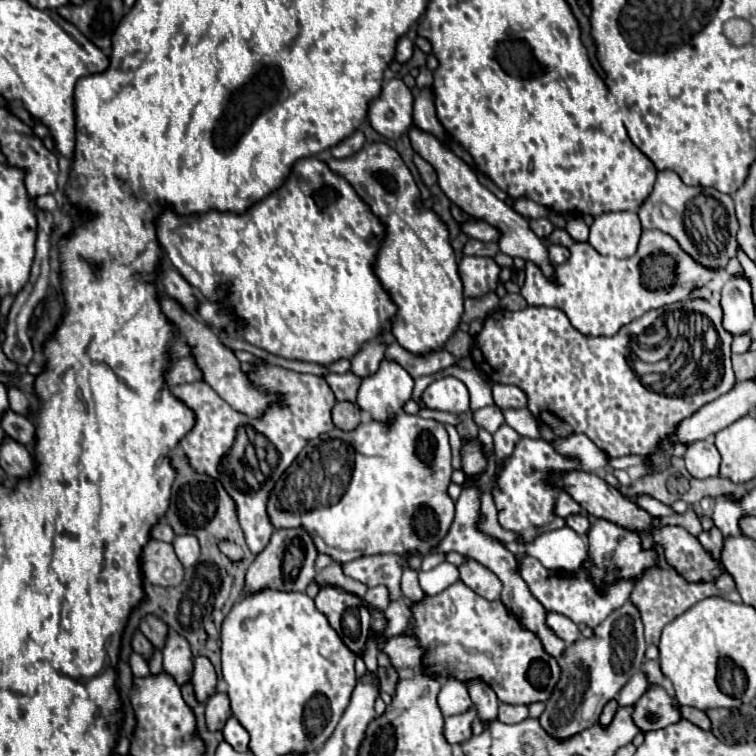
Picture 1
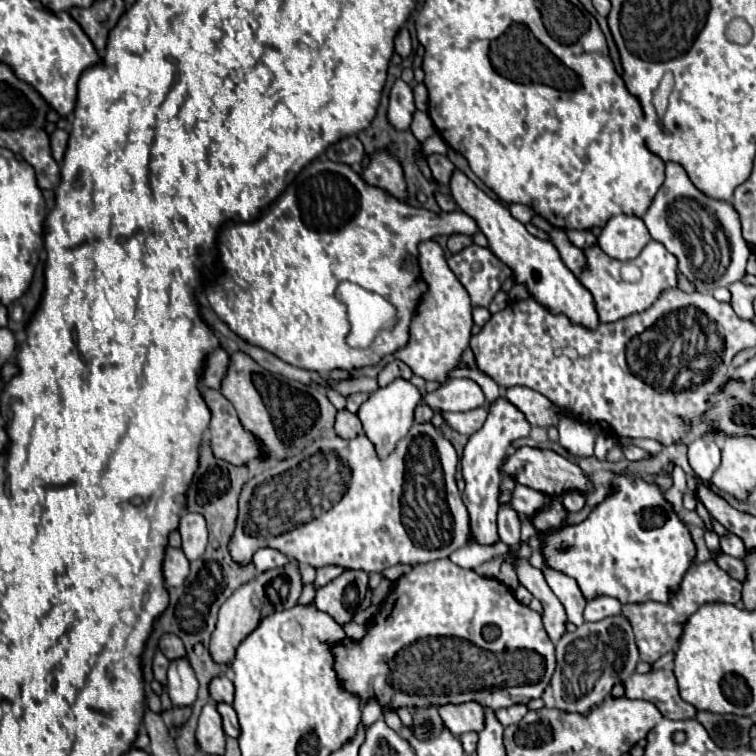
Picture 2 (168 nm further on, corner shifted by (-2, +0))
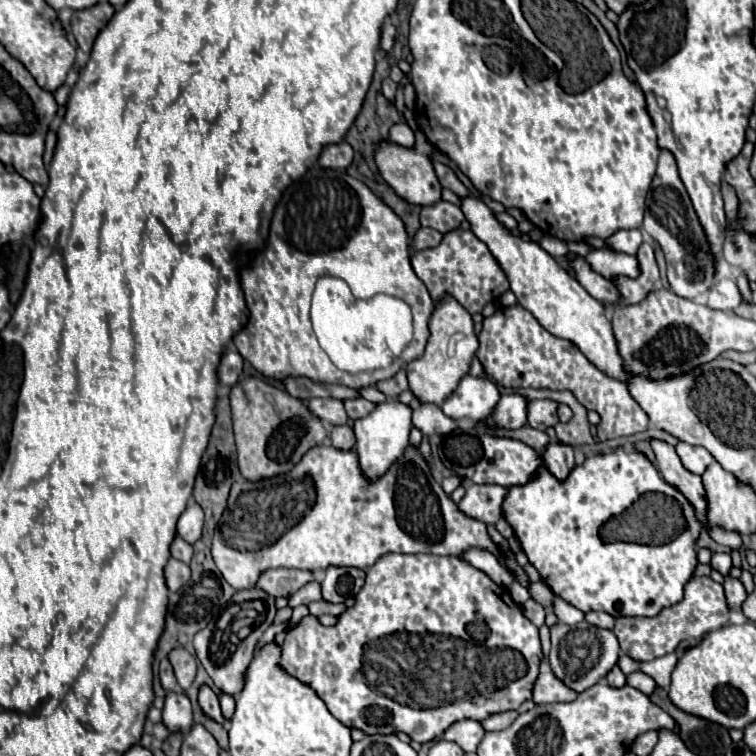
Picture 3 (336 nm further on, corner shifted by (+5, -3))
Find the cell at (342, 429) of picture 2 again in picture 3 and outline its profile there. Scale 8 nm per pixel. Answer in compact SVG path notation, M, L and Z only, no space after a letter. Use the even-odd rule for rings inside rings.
M337 426L331 430L331 444L337 450L353 450L355 448L355 434L349 426Z

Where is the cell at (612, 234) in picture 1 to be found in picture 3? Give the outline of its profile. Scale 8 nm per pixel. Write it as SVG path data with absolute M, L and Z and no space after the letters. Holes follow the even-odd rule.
M619 230L615 232L609 240L607 240L607 248L613 248L617 252L637 252L637 248L641 246L643 238L639 230Z

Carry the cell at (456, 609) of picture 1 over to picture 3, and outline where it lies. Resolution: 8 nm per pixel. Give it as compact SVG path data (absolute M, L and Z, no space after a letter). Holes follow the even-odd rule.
M385 554L381 556L369 570L367 580L361 592L355 596L355 604L347 608L341 616L337 616L335 626L323 626L317 616L305 616L301 622L287 632L285 642L281 646L281 662L279 666L297 678L299 682L311 686L311 690L325 702L327 710L347 728L359 728L365 734L397 734L405 732L415 742L431 742L439 738L453 722L473 718L473 720L485 720L491 714L517 710L525 700L531 700L533 684L539 672L541 664L541 644L539 644L539 630L531 624L531 620L525 618L523 610L511 600L509 592L503 586L497 586L485 572L473 568L469 562L465 562L461 556L435 556L435 554L421 554L421 556L409 556L409 554Z

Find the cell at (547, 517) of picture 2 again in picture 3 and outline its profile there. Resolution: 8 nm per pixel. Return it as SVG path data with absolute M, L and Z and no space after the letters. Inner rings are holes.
M615 448L613 452L589 456L583 464L577 464L563 482L559 482L545 466L539 466L533 480L523 486L507 488L501 514L511 524L521 550L537 568L543 582L559 598L581 612L601 610L613 618L657 616L663 608L681 600L683 586L697 568L695 542L699 538L701 524L695 518L695 510L675 486L661 478L653 462L641 452L625 452L623 448ZM623 510L629 510L623 516L623 536L615 536L623 540L603 542L599 534L605 530L605 526L601 524Z

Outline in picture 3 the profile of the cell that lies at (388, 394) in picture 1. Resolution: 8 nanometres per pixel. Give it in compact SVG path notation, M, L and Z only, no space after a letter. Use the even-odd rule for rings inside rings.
M397 400L377 404L377 408L367 418L355 422L355 436L357 436L355 452L359 458L359 468L367 480L381 478L389 470L389 466L403 456L405 448L409 446L409 430L411 430L411 408Z

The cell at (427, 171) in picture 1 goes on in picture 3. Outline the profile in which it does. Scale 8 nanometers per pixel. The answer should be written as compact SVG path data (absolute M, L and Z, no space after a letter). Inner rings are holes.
M435 162L435 172L437 172L437 178L441 180L441 186L443 186L443 188L453 190L453 192L455 192L457 196L461 196L461 198L473 196L473 194L469 192L469 188L465 188L465 184L455 176L455 172L453 172L449 166L445 166L445 164L441 164L441 162Z

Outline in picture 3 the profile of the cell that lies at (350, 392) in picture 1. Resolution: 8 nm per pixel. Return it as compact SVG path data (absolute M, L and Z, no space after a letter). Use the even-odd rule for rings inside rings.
M357 398L357 400L345 400L345 410L349 414L351 420L359 420L359 418L365 418L369 412L375 410L377 404L365 400L365 398Z

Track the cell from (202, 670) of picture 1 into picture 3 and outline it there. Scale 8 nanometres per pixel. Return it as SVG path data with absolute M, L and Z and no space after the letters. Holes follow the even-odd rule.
M223 694L223 696L219 698L219 702L221 702L221 712L223 712L225 720L229 722L229 720L231 720L231 716L233 716L233 712L235 712L235 698L233 698L233 696Z

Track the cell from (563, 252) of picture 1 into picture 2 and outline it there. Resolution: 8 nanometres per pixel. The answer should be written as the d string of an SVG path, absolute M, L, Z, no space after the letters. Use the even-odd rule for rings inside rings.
M564 233L554 239L554 245L556 245L556 249L560 251L560 257L562 257L562 261L566 263L566 267L568 267L574 275L578 275L580 269L584 267L584 253L582 253L582 249L574 247Z

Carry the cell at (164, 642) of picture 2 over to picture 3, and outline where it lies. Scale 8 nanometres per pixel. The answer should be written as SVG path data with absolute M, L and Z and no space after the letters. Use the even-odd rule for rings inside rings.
M175 648L169 654L169 660L173 664L173 670L175 670L179 686L183 688L183 692L187 692L189 686L191 686L191 682L193 682L193 678L195 678L195 670L197 670L195 658L185 648Z

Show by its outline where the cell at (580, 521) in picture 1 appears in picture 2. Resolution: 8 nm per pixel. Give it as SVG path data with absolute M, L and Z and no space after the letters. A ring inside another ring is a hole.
M566 493L566 495L562 497L562 505L564 505L564 509L566 509L568 513L580 511L580 509L584 507L584 503L586 503L586 497L584 497L582 493Z

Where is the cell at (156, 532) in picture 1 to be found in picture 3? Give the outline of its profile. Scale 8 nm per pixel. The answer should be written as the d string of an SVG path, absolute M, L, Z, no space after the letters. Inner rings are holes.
M175 536L173 544L171 544L171 556L189 564L193 558L193 546L189 542L185 542L181 536Z

